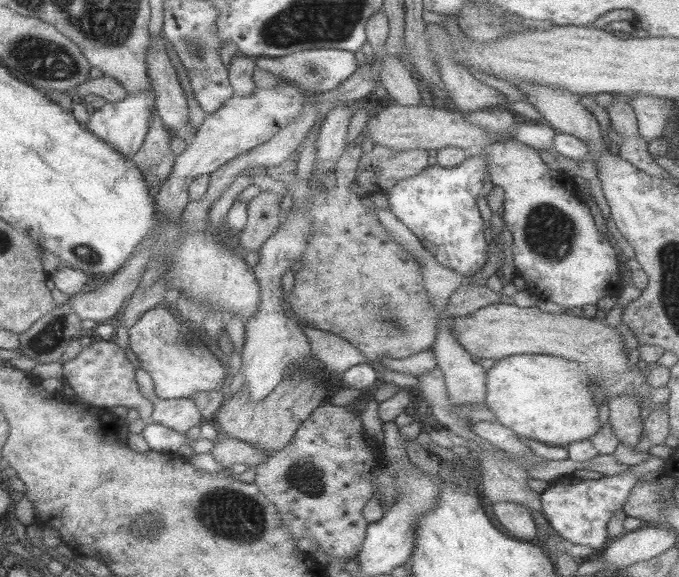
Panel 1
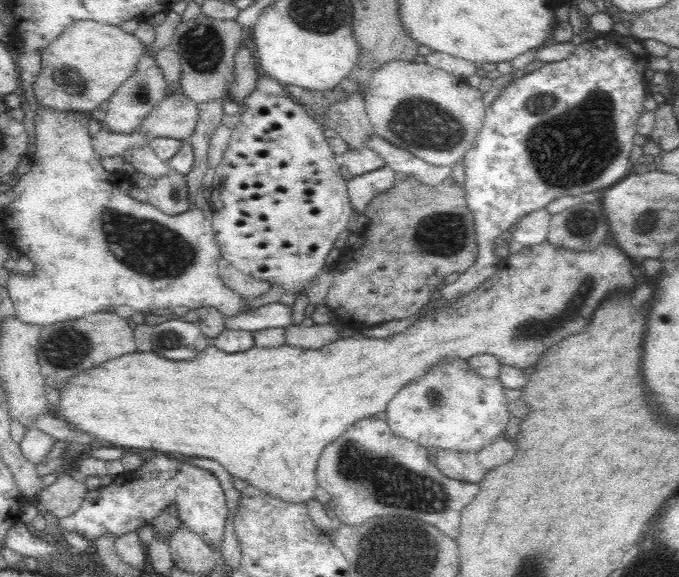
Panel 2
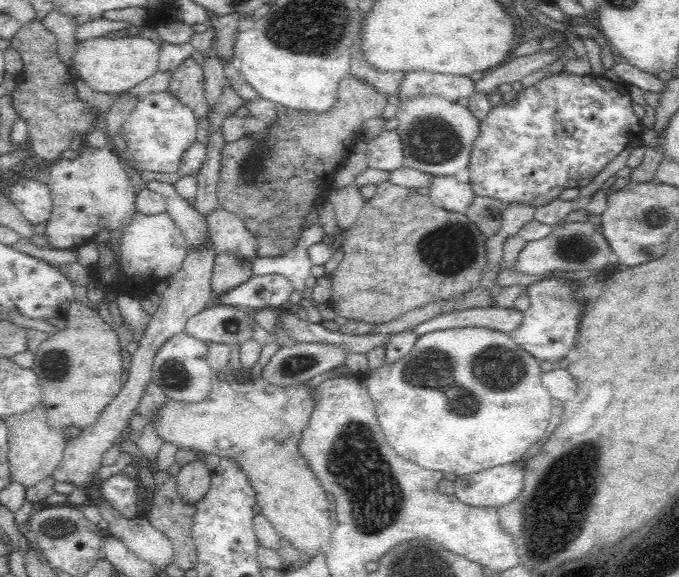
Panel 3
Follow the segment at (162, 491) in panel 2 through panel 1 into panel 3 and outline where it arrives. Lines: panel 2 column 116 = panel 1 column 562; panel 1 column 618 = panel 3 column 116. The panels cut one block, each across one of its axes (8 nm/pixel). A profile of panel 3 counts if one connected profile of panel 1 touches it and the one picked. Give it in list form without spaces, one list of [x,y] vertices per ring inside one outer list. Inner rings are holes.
[[[124,472],[114,474],[100,486],[102,500],[108,502],[124,520],[134,520],[138,514],[138,484],[134,484]]]

